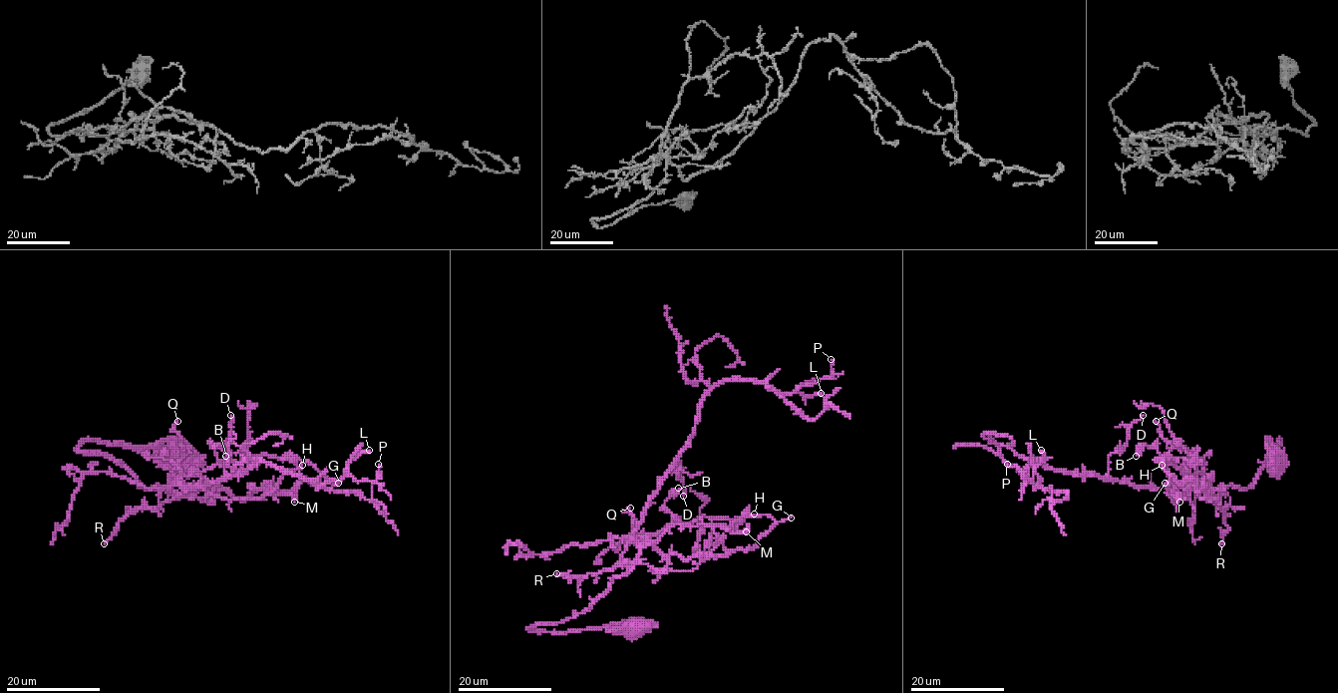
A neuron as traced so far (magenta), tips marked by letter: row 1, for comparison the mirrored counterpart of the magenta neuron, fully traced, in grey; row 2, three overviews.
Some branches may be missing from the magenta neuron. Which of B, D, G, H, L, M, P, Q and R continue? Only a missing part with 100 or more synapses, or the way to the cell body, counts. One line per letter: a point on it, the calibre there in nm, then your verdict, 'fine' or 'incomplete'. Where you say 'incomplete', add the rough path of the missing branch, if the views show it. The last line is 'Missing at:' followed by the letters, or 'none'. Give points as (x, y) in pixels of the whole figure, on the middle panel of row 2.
B: (678, 488) | 140 nm | fine
D: (683, 496) | 160 nm | fine
G: (791, 518) | 280 nm | incomplete
H: (754, 514) | 180 nm | fine
L: (821, 393) | 360 nm | fine
M: (746, 531) | 440 nm | fine
P: (831, 359) | 150 nm | fine
Q: (630, 508) | 220 nm | fine
R: (556, 573) | 180 nm | fine
Missing at: G

